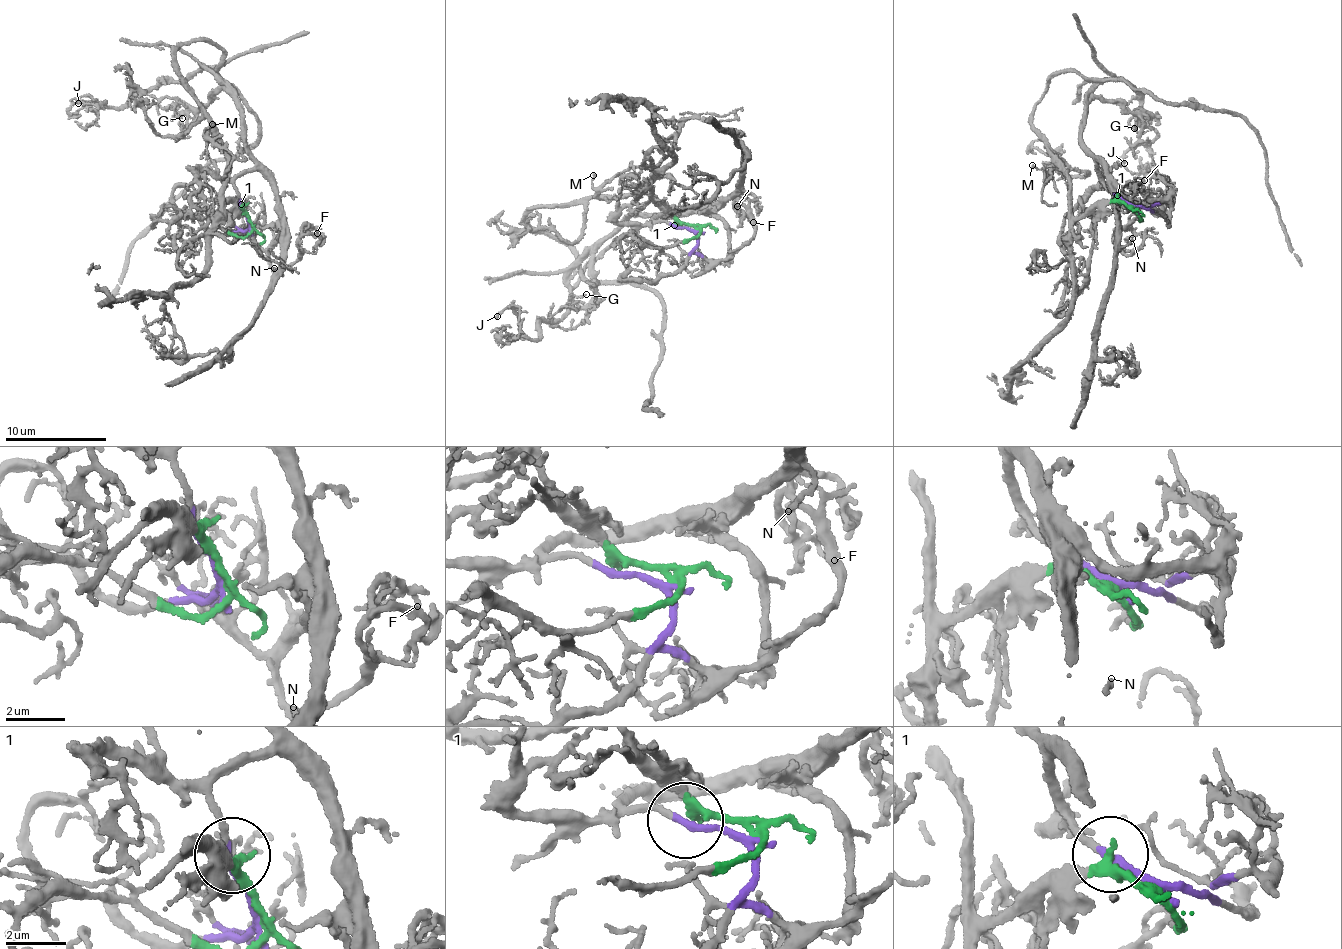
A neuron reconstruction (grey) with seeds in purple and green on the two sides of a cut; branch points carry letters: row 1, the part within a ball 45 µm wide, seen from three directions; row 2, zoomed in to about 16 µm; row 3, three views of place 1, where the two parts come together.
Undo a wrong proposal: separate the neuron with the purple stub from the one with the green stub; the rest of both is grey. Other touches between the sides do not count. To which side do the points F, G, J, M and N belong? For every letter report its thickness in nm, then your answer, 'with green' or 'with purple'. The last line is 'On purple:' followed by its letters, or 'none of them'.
F: 100 nm thick; with purple
G: 140 nm thick; with purple
J: 160 nm thick; with purple
M: 140 nm thick; with green
N: 160 nm thick; with purple
On purple: F, G, J, N

